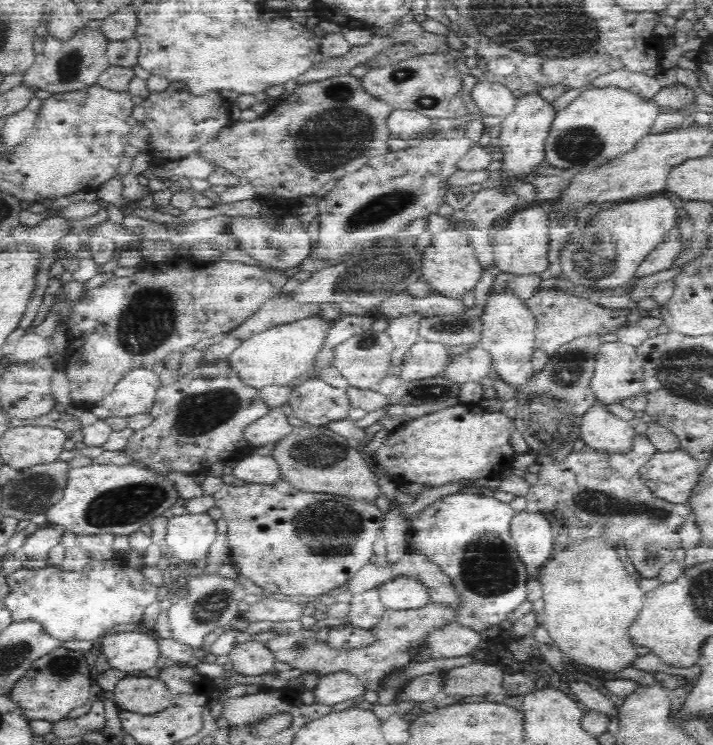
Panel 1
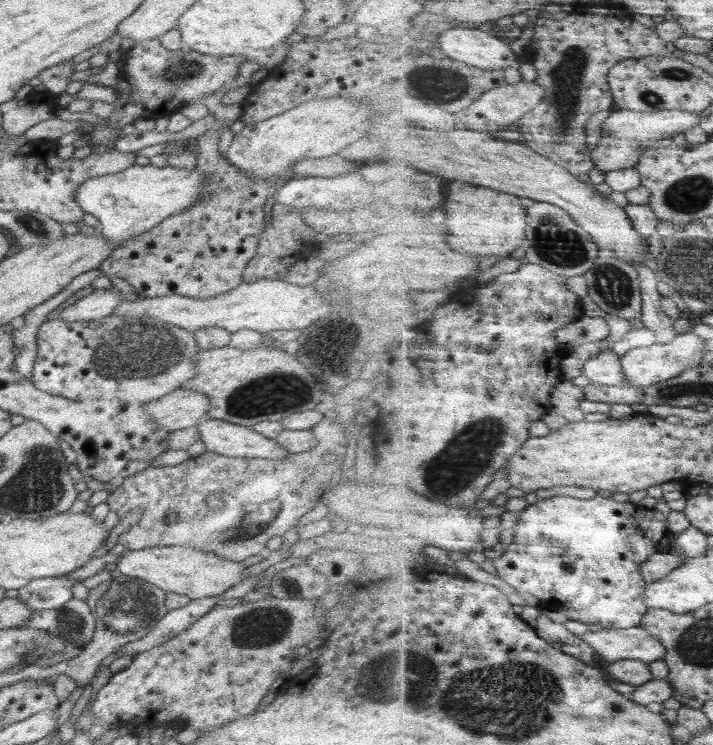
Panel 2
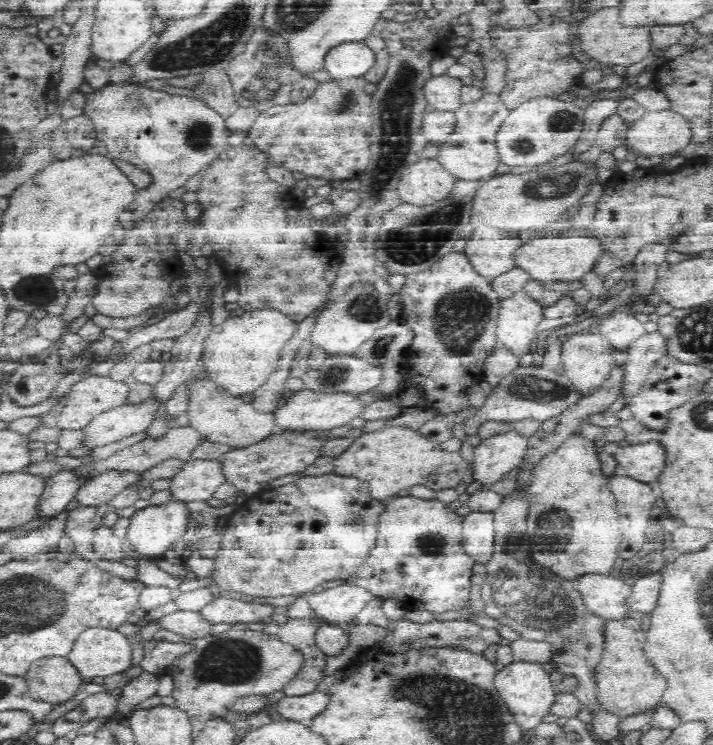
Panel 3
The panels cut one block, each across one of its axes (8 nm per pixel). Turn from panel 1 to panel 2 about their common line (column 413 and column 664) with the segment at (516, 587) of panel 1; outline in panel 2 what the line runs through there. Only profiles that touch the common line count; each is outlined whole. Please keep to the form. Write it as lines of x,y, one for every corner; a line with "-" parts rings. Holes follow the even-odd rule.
560,495
537,501
527,506
523,511
513,528
515,541
506,548
502,556
491,560
492,564
494,564
498,570
499,578
502,578
509,585
516,588
517,591
534,595
542,600
540,603
541,607
553,611
560,611
570,620
578,620
588,625
599,624
602,625
604,629
626,629
641,627
643,625
644,616
646,616
652,608
648,607
647,598
643,598
644,591
648,589
648,584
642,576
642,567
644,563
656,553
669,552
672,547
672,542
676,537
672,530
670,530
666,512
653,508
645,508
629,501
616,501
612,496
596,496
591,499
580,499

